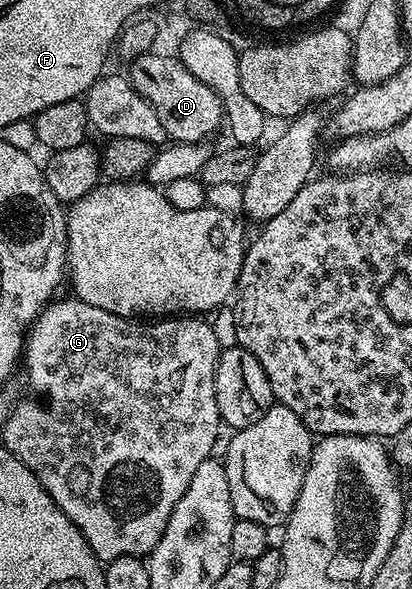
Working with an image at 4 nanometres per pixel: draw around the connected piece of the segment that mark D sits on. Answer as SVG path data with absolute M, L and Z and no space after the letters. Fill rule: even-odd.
M157 53L144 54L128 63L127 77L130 84L135 92L139 92L139 96L143 96L143 100L147 100L147 104L151 104L151 108L155 108L155 112L159 112L159 121L163 123L166 135L173 142L209 140L223 126L219 96L198 77L193 76L176 57L168 58L165 54Z

